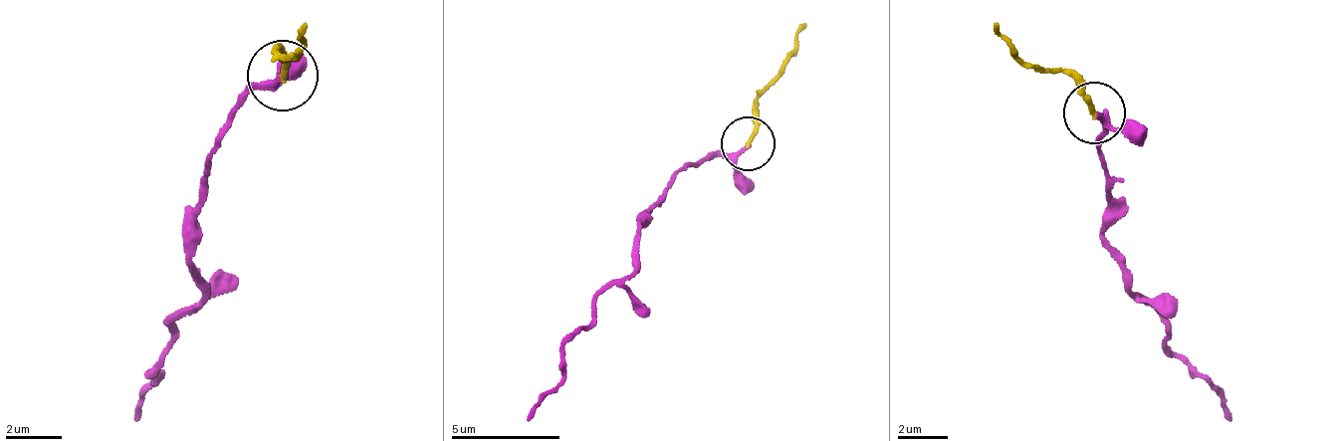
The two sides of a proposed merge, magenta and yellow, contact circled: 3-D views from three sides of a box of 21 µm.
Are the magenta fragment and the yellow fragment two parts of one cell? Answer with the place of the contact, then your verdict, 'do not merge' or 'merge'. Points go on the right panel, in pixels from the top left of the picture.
at (1094, 112); merge

